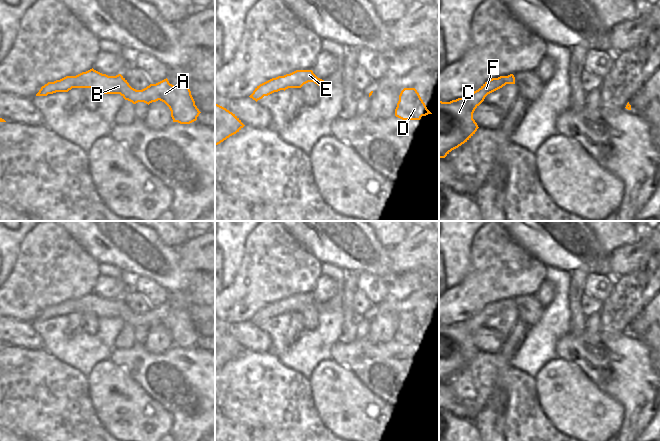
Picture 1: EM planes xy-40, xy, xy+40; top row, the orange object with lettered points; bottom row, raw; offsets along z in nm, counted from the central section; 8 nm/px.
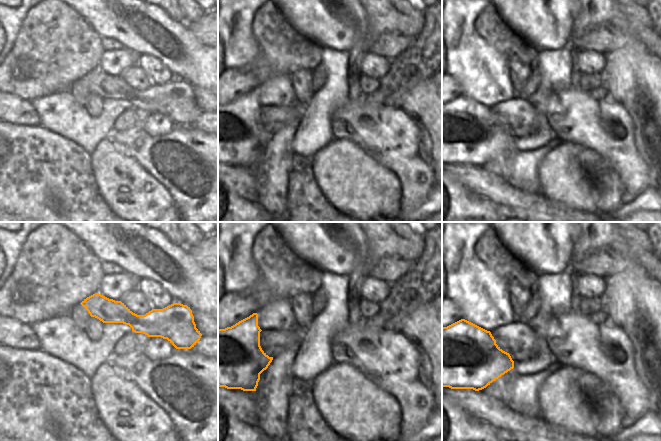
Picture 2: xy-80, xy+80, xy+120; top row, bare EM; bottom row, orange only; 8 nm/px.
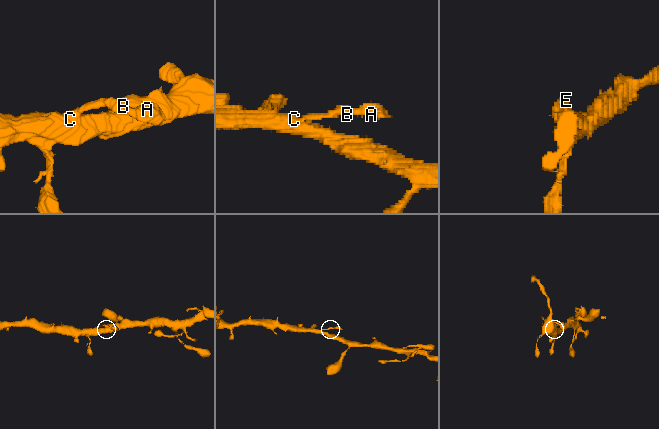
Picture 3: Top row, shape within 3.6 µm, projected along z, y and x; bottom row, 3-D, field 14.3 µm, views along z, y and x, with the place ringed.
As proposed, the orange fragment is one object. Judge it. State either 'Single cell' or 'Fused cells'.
Single cell.

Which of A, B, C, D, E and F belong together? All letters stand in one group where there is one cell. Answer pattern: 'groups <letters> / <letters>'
groups A B C D E F

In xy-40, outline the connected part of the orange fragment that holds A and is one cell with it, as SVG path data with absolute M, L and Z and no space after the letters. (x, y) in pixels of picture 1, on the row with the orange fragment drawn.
M93 68L76 76L66 76L41 87L36 96L47 96L56 92L68 92L72 88L92 88L98 94L120 94L125 100L136 104L164 102L171 111L173 122L190 124L201 113L191 95L189 86L174 86L164 79L150 84L142 90L132 88L121 75L108 76Z

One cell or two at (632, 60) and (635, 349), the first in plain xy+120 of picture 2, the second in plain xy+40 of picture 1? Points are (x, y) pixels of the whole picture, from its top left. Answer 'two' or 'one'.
two

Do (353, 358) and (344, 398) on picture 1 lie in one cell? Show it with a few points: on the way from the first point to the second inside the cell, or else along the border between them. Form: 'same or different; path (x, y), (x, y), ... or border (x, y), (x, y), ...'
different; border (331, 359), (347, 367), (366, 386)

